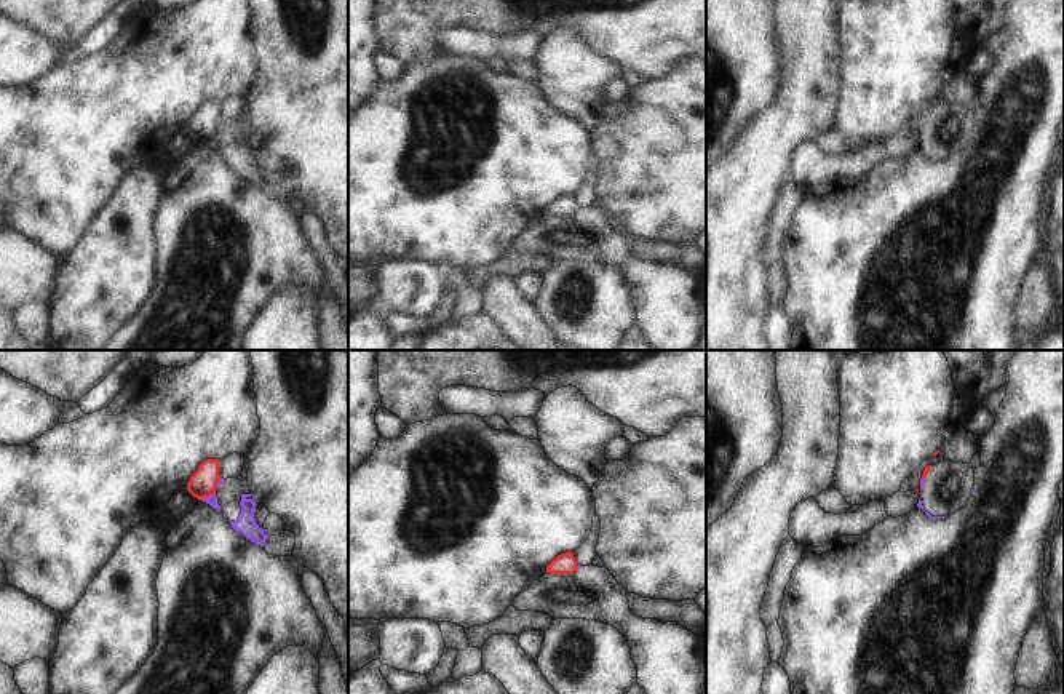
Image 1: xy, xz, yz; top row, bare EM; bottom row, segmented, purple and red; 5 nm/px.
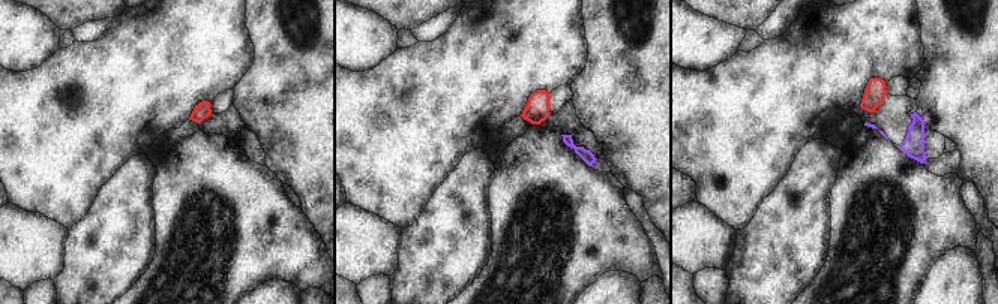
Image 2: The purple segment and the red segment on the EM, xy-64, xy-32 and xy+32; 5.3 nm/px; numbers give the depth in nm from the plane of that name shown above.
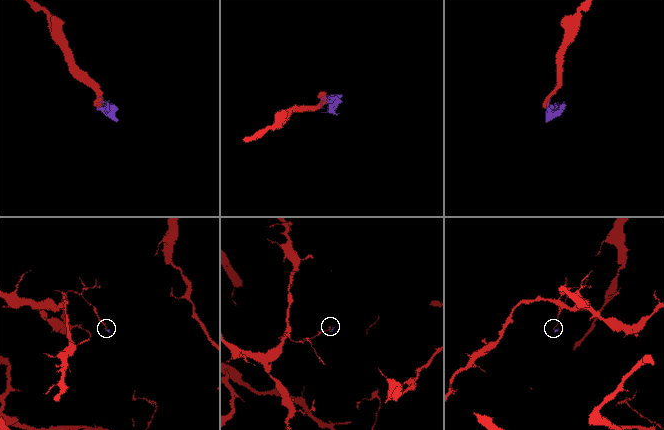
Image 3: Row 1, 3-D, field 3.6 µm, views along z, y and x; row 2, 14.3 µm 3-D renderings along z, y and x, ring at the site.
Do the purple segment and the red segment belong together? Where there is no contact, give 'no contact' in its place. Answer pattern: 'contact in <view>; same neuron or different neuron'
contact in xy; different neuron

